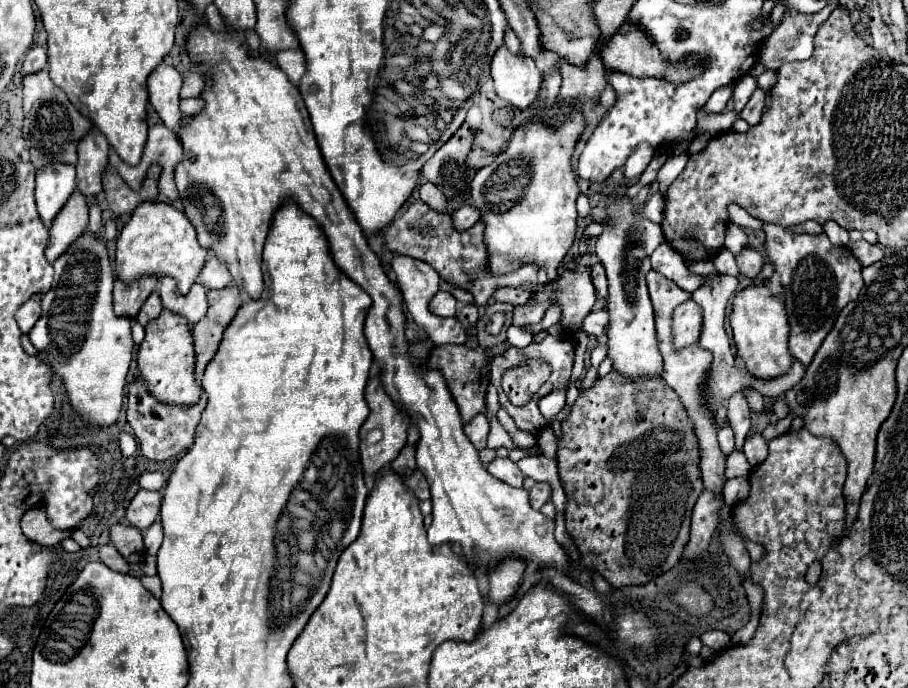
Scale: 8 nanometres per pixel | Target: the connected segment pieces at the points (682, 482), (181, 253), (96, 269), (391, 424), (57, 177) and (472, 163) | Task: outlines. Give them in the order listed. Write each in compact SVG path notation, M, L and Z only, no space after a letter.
M609 372L605 378L599 378L589 390L579 392L579 398L575 400L571 414L567 420L561 422L561 438L557 440L557 464L559 464L559 478L561 486L567 494L567 510L565 510L565 522L567 522L567 532L571 534L575 546L581 552L581 562L587 568L593 568L601 576L609 578L609 582L625 586L625 584L635 584L635 586L645 586L655 582L659 576L665 572L673 570L683 554L683 548L689 540L689 524L691 524L691 512L693 506L703 492L703 482L701 482L701 472L699 472L699 444L697 436L693 432L693 424L681 404L677 402L677 394L661 380L623 380L619 374Z
M143 202L131 214L131 220L123 226L117 238L115 274L123 284L131 284L141 276L171 276L177 282L181 294L185 294L197 280L205 264L207 250L199 246L195 228L183 212L163 202Z
M81 236L55 260L53 268L53 286L43 294L43 312L29 338L39 350L37 358L49 364L63 382L71 408L85 422L103 430L117 422L123 406L125 378L133 352L131 322L113 314L113 270L101 238Z
M373 378L373 380L367 384L365 400L367 400L367 404L369 404L371 414L369 414L369 418L365 420L365 424L361 426L361 440L363 440L360 447L361 466L363 466L363 472L365 472L365 474L375 474L375 472L379 472L381 468L385 468L389 462L393 462L393 460L397 458L399 450L405 446L409 420L407 420L407 416L401 414L401 410L399 410L399 408L393 404L393 400L385 394L385 390L383 390L379 378Z
M47 164L37 170L35 200L37 212L45 228L51 228L55 216L65 206L75 190L75 166L69 164Z
M473 148L471 154L467 156L467 170L479 170L487 164L491 164L495 160L497 154L491 154L491 152L485 152L483 148Z

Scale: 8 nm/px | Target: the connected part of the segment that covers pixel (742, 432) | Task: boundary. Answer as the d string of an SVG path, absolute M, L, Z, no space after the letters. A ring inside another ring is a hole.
M737 392L729 398L727 402L727 418L729 418L729 424L735 432L735 446L743 446L745 438L747 438L747 432L751 428L751 422L749 422L749 406L747 406L747 400L743 396L743 392Z

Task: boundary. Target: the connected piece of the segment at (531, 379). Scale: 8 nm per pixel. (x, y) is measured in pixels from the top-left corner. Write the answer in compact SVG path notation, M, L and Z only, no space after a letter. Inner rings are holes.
M525 362L513 370L507 370L501 386L511 404L523 406L548 380L550 373L551 367L545 362Z

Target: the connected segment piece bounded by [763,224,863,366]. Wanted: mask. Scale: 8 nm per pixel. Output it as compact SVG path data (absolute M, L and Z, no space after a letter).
M765 224L765 250L785 290L785 310L791 324L789 352L805 366L831 332L839 312L855 300L863 288L861 264L845 246L835 246L825 234L793 234L781 226Z

